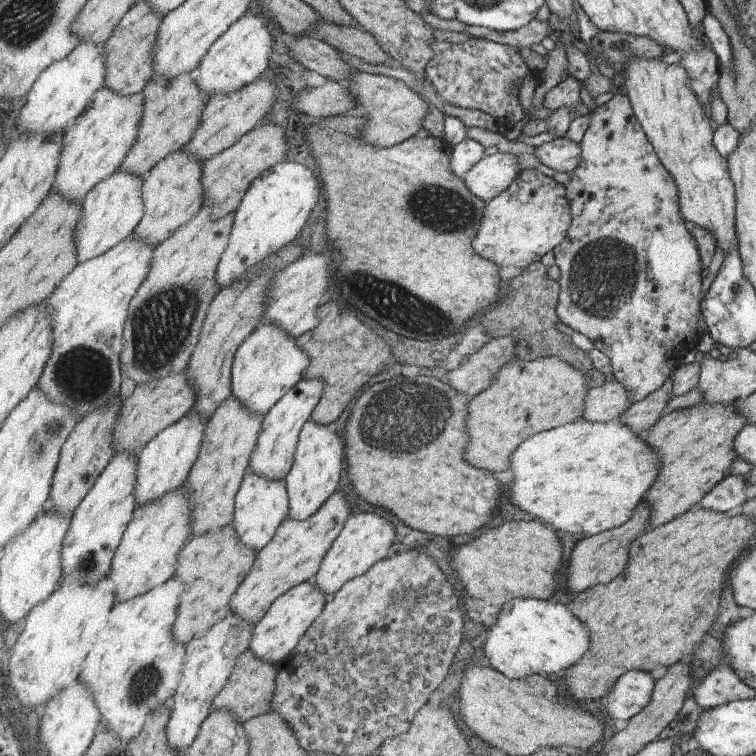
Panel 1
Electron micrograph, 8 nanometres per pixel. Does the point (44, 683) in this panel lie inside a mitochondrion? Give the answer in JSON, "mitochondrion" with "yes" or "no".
{"mitochondrion":"no"}

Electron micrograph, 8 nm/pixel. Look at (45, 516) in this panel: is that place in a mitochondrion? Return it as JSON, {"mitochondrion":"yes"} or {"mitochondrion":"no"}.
{"mitochondrion":"no"}

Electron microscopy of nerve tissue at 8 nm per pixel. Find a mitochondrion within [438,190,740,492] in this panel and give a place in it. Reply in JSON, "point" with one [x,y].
{"point":[603,274]}

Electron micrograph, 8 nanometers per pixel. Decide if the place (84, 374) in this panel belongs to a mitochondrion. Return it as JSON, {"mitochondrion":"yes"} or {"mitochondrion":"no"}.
{"mitochondrion":"yes"}

